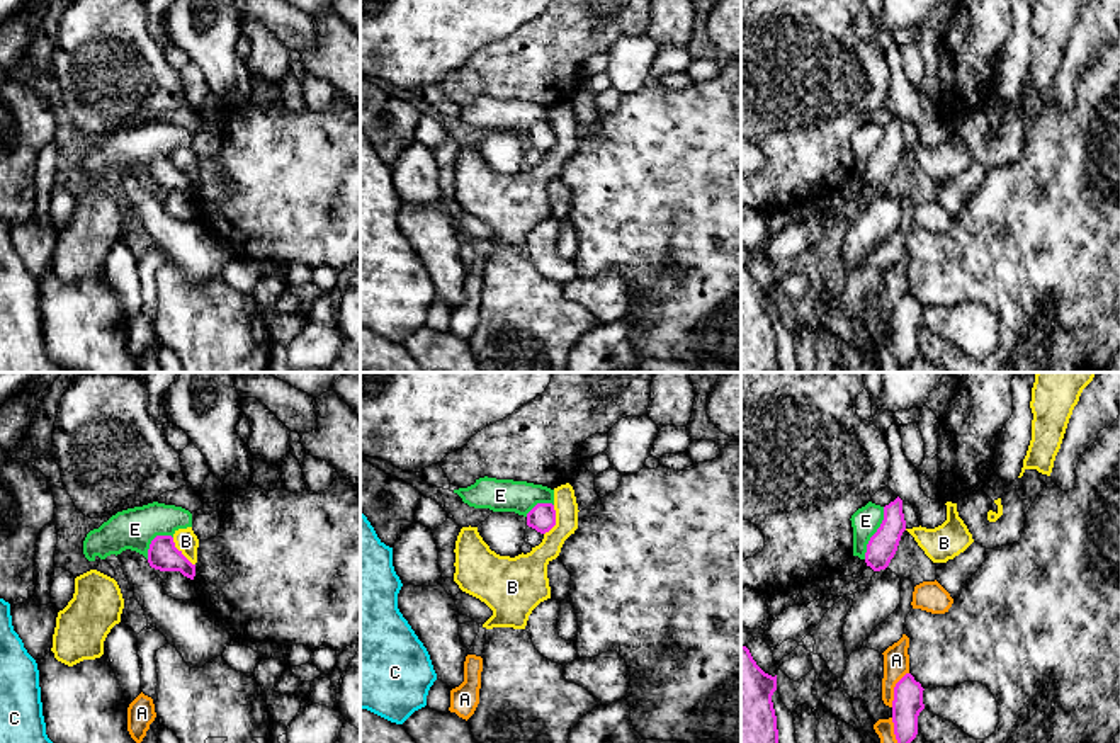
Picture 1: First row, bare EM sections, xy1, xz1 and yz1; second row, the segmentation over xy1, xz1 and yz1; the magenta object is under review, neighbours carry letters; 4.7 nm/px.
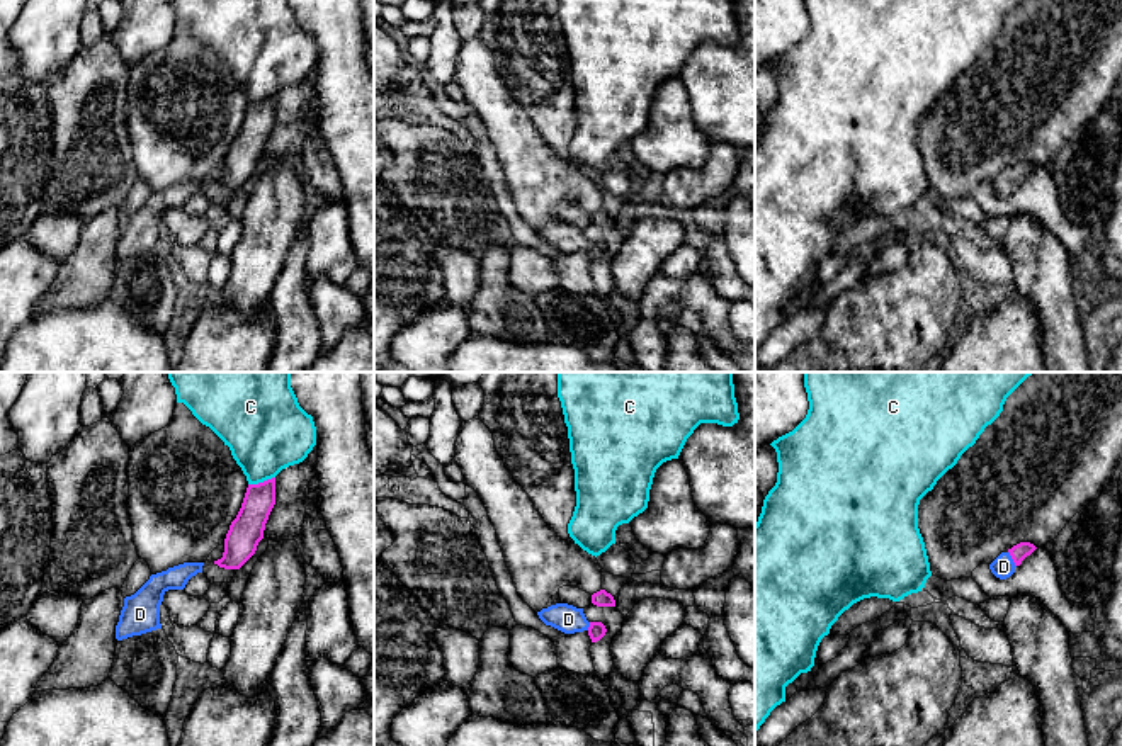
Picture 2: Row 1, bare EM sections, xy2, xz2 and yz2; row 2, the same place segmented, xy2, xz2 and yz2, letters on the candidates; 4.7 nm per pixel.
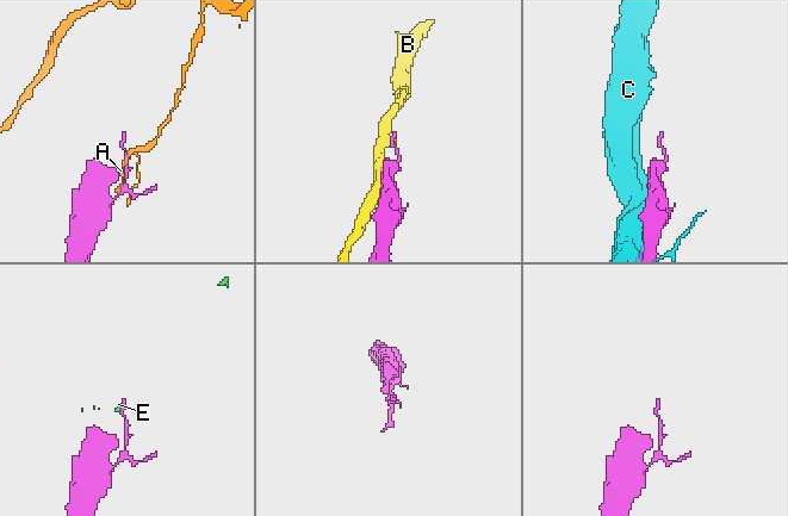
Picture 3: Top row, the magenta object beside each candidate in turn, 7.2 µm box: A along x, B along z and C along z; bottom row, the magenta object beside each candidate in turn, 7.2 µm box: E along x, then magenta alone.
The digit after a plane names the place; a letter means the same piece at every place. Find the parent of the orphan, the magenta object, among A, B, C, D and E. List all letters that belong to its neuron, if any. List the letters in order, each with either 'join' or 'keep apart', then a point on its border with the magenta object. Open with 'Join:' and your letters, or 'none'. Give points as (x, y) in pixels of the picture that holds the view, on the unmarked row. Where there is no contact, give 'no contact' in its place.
Join: D
A: keep apart | yz1 (894, 308)
B: keep apart | xy1 (181, 170)
C: keep apart | xy2 (260, 102)
D: join | yz2 (1012, 177)
E: keep apart | yz1 (876, 152)

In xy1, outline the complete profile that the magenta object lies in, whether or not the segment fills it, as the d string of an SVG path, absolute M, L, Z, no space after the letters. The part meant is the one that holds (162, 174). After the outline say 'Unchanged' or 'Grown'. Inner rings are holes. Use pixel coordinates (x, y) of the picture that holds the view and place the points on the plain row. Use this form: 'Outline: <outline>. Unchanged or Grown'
Outline: M156 155L148 168L148 182L160 190L180 190L184 196L194 199L195 184L192 184L182 170L175 167L172 155Z. Unchanged

